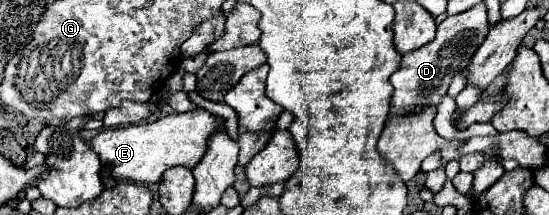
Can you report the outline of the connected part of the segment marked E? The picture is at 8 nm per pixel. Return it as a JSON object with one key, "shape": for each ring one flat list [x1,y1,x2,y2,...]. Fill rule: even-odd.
{"shape":[[191,110,183,114,171,114,159,118,149,124,131,124,125,128,109,128,101,130,93,140,89,140,89,148,99,154,103,168,109,178,129,180,137,184,153,184,159,182,163,172,173,166,193,168,205,154,209,136,217,130,217,118,207,110]]}

